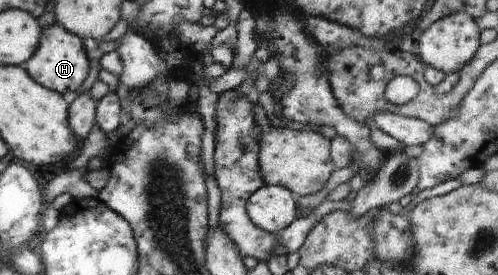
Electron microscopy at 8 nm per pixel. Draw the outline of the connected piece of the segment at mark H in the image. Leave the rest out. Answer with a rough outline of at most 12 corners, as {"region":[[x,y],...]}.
{"region":[[56,24],[22,67],[64,96],[90,66],[82,39]]}

